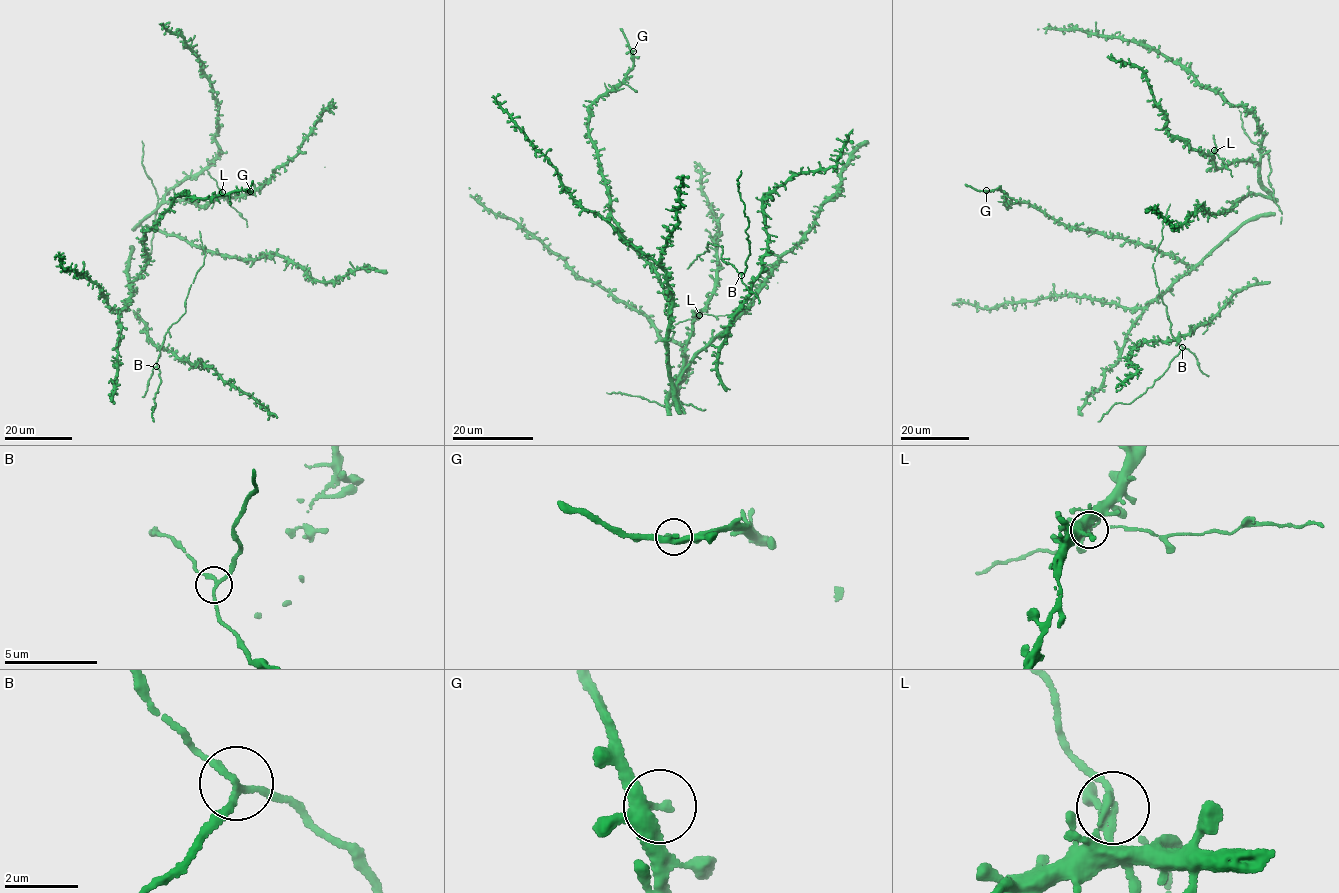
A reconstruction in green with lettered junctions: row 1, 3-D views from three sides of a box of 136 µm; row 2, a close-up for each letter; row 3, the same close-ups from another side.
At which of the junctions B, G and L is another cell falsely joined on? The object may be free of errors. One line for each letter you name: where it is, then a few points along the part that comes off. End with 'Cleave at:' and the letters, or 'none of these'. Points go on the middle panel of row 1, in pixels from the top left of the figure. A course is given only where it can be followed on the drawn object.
L: place (699, 315); course (700, 314), (751, 313)
Cleave at: L

